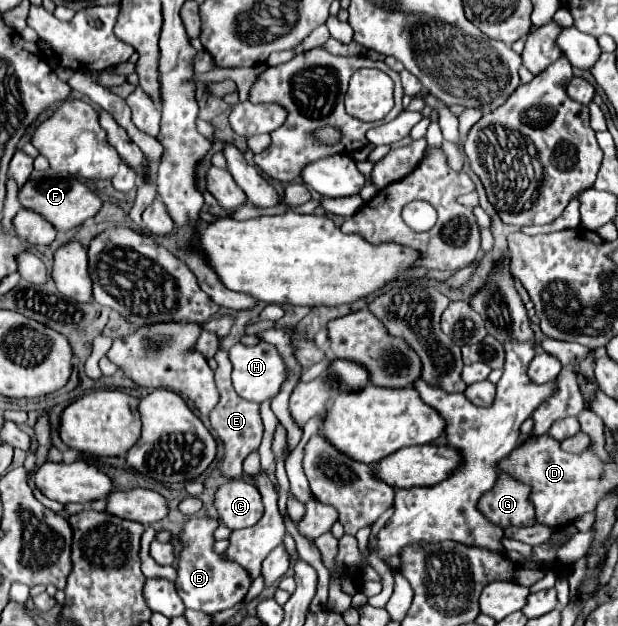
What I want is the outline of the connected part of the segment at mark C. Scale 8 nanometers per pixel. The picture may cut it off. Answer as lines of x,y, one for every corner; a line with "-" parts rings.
243,479
227,481
217,489
215,509
229,529
253,527
263,515
259,491

